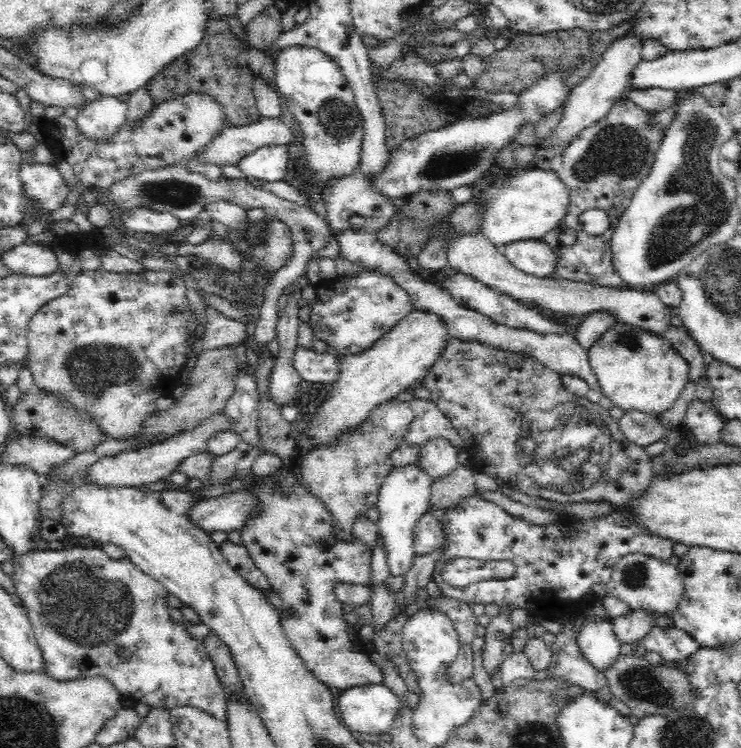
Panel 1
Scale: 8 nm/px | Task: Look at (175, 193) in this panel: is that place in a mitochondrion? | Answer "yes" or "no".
yes

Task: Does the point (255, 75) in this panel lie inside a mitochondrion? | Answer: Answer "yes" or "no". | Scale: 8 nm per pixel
no

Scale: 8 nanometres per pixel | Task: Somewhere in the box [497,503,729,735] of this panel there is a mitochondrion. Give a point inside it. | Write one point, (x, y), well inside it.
(640, 684)

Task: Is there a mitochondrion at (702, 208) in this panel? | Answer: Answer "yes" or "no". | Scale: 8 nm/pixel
yes

